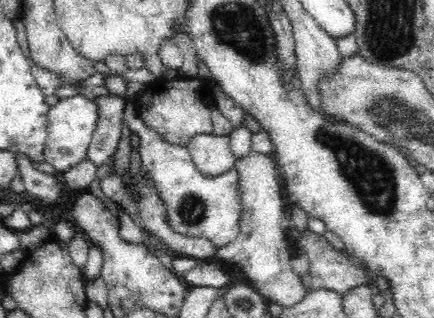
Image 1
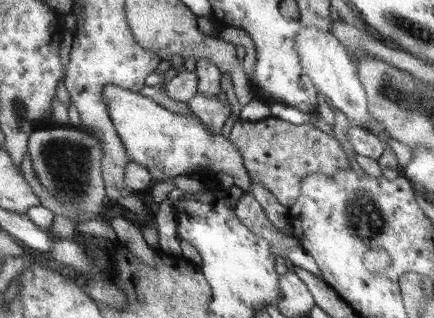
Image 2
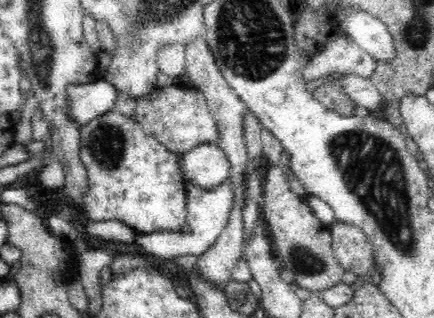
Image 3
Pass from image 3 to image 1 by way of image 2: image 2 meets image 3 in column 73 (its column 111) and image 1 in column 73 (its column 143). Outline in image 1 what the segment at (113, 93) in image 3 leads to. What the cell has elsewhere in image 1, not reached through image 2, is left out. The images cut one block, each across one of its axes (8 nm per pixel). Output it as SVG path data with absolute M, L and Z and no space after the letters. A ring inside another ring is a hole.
M80 94L60 100L56 106L52 106L48 112L48 138L46 138L46 150L44 150L46 162L52 164L60 174L66 174L72 170L72 166L86 162L88 150L98 126L98 118L100 114L94 100L88 100Z

